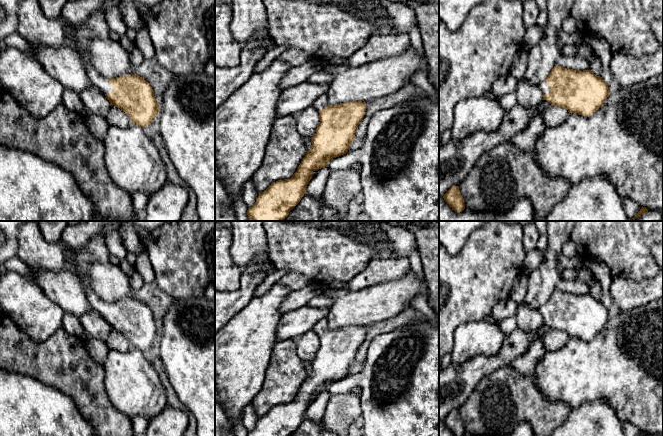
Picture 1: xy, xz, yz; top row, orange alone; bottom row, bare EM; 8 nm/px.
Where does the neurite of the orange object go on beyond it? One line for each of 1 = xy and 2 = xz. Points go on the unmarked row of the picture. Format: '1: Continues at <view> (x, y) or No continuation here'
1: Continues at xy (96, 302)
2: Continues at xz (320, 327)

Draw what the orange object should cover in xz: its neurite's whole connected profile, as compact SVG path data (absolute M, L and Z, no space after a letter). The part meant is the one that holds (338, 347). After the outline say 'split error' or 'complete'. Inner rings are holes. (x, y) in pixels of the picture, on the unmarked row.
M323 318L313 326L312 330L319 336L320 346L311 362L311 373L307 375L291 402L278 404L264 416L259 417L255 428L248 432L247 436L290 436L306 417L313 394L327 391L331 383L346 378L351 367L355 365L356 354L365 339L366 326L353 325L329 329L327 319Z; split error

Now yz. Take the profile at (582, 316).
M555 289L548 301L539 307L543 324L552 330L563 331L569 337L589 341L602 331L609 320L608 308L600 300L589 294L573 294Z; split error

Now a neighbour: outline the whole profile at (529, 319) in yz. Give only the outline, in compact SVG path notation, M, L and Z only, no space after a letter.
M526 304L519 305L515 316L517 327L525 332L536 333L543 324L543 317L539 310Z

